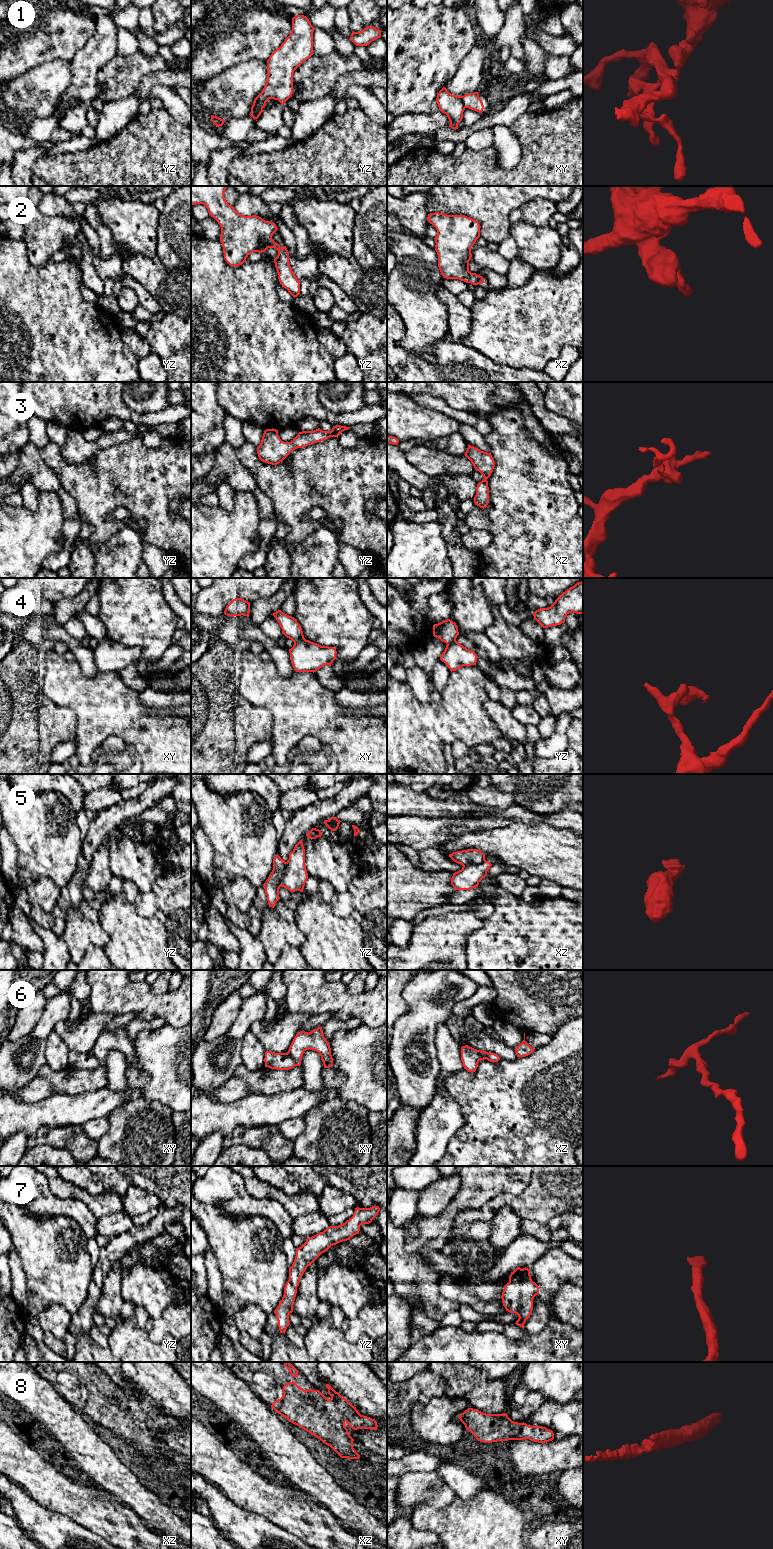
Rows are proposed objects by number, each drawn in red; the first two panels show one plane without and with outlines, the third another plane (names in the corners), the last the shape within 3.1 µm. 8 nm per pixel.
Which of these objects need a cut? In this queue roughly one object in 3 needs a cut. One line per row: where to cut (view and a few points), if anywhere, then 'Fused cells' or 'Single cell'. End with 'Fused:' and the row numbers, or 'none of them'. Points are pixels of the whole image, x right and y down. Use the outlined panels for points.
1: Split along xy (461, 96), (465, 107). Fused cells
2: No split. Single cell
3: No split. Single cell
4: Split along xy (304, 638), (294, 643). Fused cells
5: Split along yz (286, 862), (281, 885). Fused cells
6: Split along xy (287, 1052), (297, 1065). Fused cells
7: No split. Single cell
8: No split. Single cell
Fused: 1, 4, 5, 6

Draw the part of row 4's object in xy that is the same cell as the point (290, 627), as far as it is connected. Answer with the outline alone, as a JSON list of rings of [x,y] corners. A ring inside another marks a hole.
[[[278,610],[271,615],[278,621],[282,633],[294,643],[305,639],[302,628],[294,617],[283,613],[281,610]]]

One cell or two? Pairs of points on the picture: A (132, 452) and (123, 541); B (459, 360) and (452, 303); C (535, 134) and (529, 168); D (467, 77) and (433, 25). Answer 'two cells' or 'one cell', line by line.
A: two cells
B: two cells
C: one cell
D: two cells

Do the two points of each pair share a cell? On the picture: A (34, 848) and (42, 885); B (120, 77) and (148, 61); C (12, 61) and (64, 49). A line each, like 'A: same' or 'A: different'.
A: different
B: same
C: same

